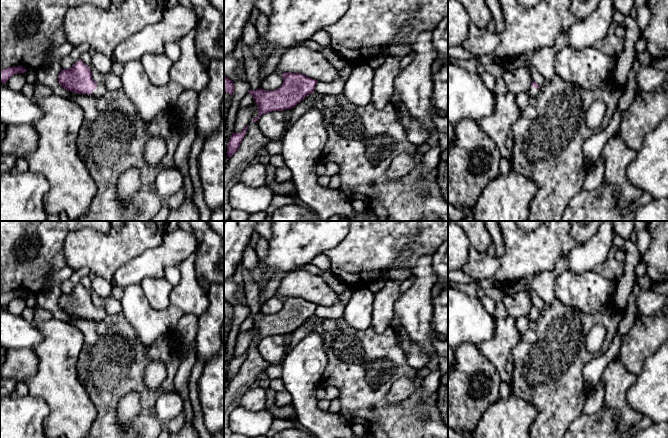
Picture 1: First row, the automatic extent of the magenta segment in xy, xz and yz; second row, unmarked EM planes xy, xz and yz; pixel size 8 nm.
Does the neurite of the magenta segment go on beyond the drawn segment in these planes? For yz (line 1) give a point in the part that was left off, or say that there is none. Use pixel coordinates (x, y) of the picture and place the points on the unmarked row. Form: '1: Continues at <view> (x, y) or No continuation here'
1: Continues at yz (532, 316)

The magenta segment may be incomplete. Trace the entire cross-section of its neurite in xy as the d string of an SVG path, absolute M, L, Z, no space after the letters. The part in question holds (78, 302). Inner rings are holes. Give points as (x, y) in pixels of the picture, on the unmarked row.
M82 284L77 285L69 293L62 293L58 305L64 313L78 318L99 321L107 316L105 309L97 308L93 304L90 292Z

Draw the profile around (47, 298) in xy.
M65 266L56 274L52 275L47 283L47 286L39 291L37 295L37 305L50 311L53 318L70 323L79 319L78 317L64 313L58 305L58 300L61 294L61 283L71 277L74 269L70 266Z

